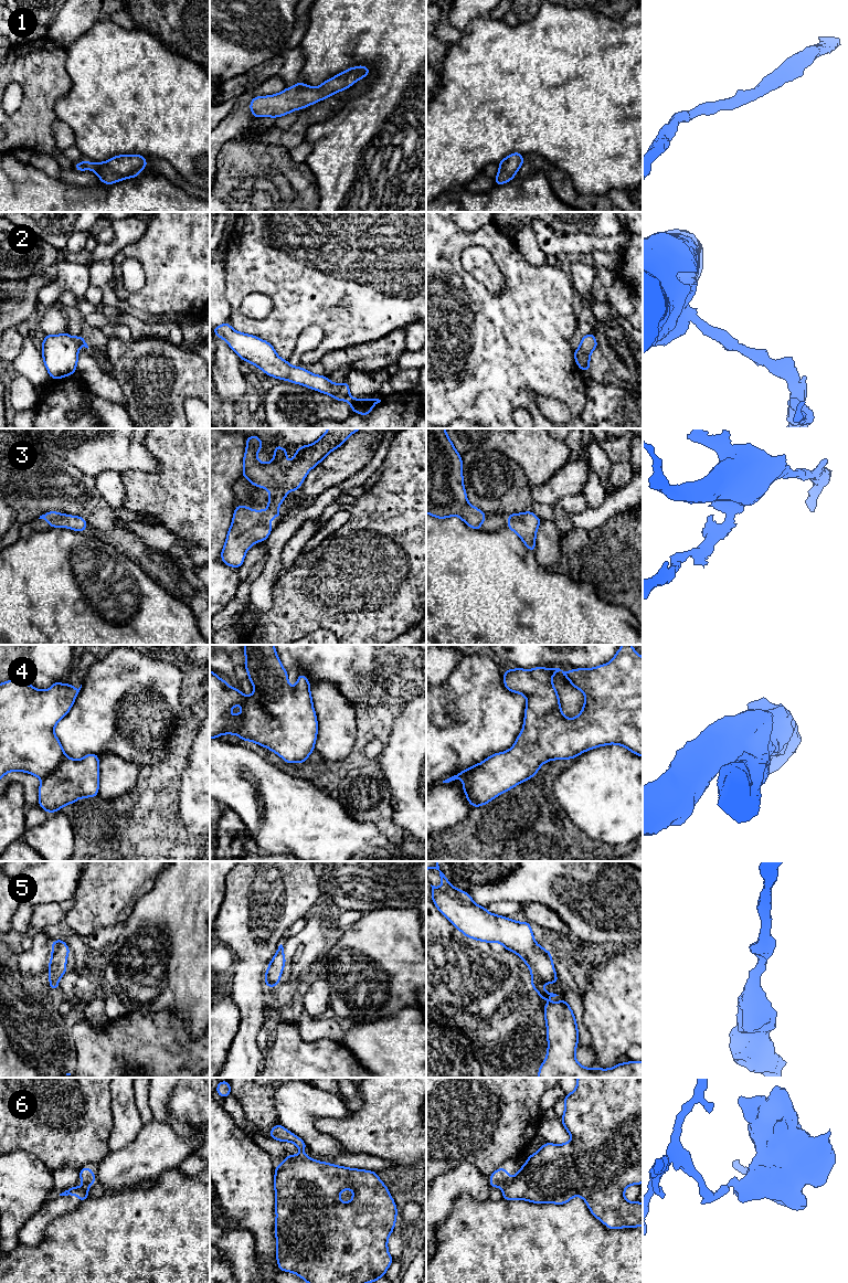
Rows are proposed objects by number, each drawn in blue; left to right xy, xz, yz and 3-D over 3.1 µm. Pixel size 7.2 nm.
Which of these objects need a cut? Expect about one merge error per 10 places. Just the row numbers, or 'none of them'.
6

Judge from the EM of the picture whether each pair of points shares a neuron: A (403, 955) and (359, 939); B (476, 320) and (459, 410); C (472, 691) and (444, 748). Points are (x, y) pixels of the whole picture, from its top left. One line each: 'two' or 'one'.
A: one
B: one
C: one

